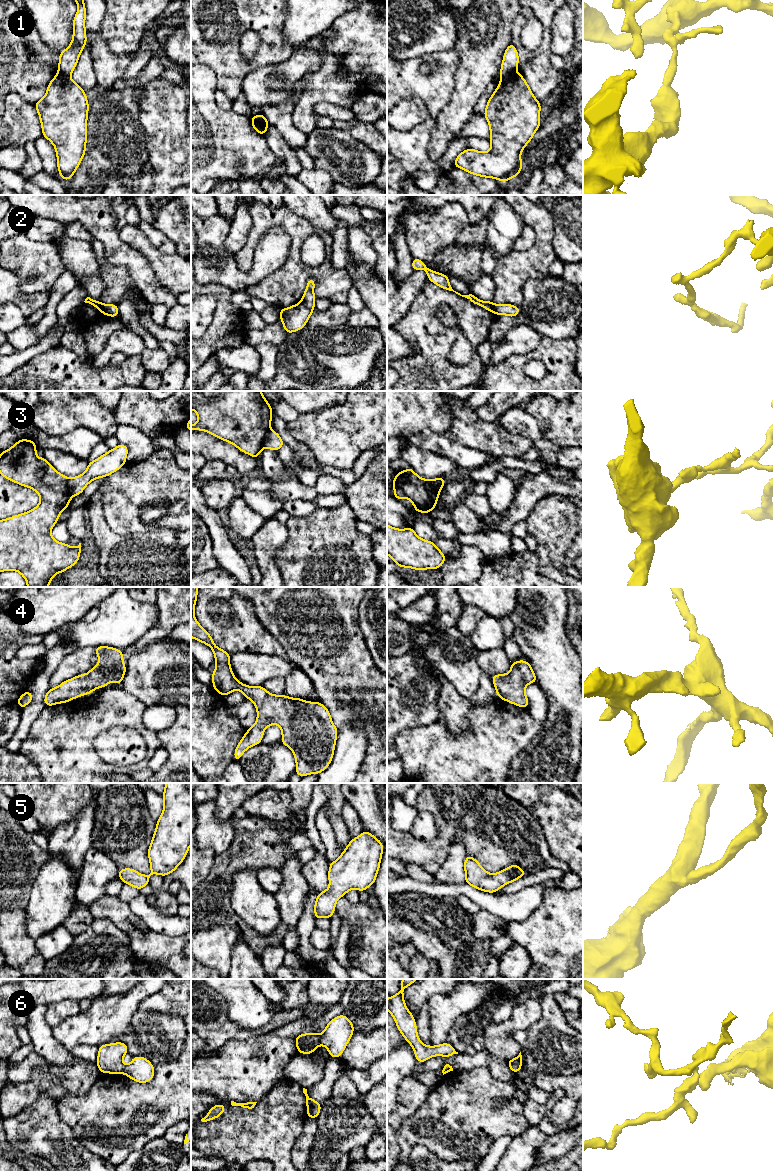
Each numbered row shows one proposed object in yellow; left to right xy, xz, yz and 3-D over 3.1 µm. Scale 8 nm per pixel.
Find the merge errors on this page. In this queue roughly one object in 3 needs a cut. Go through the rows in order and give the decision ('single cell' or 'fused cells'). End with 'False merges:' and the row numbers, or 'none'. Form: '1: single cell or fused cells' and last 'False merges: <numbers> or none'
1: fused cells
2: fused cells
3: fused cells
4: single cell
5: single cell
6: fused cells
False merges: 1, 2, 3, 6

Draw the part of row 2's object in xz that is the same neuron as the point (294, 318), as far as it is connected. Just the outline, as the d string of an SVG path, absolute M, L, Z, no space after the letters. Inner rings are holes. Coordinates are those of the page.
M302 303L279 309L279 318L283 323L286 333L290 334L304 328L314 309L307 308Z

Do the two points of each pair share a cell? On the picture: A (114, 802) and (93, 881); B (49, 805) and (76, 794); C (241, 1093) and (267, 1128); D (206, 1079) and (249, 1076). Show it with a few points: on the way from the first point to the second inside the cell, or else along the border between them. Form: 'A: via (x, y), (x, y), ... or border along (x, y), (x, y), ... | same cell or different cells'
A: border along (92, 845), (105, 853), (118, 868) | different cells
B: via (56, 798), (60, 794), (69, 794) | same cell
C: border along (275, 1086), (257, 1102) | different cells
D: via (217, 1075), (238, 1075) | same cell

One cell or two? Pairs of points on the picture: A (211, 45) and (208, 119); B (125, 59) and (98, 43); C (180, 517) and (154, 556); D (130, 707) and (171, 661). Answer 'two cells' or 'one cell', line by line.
A: two cells
B: one cell
C: two cells
D: two cells

